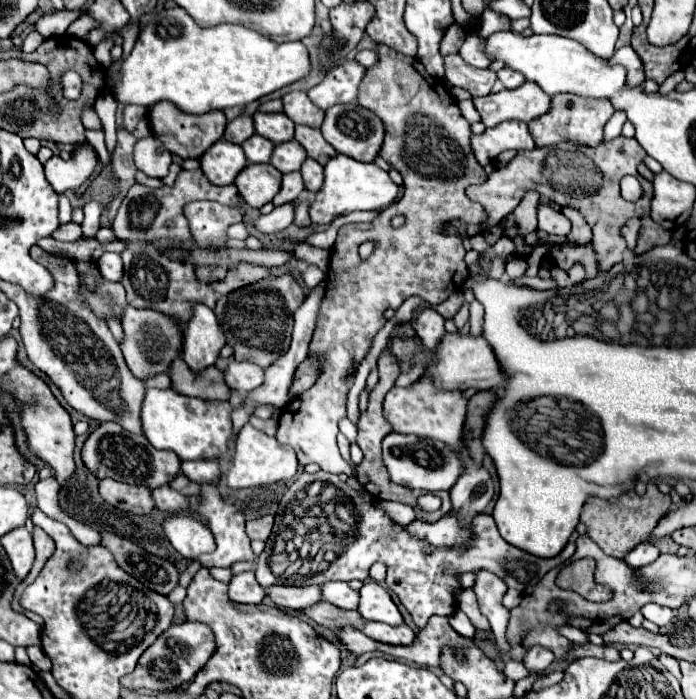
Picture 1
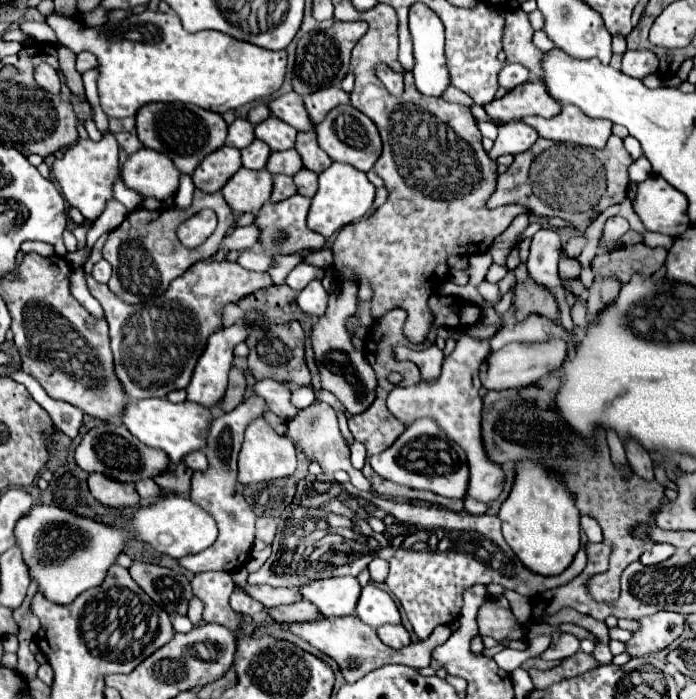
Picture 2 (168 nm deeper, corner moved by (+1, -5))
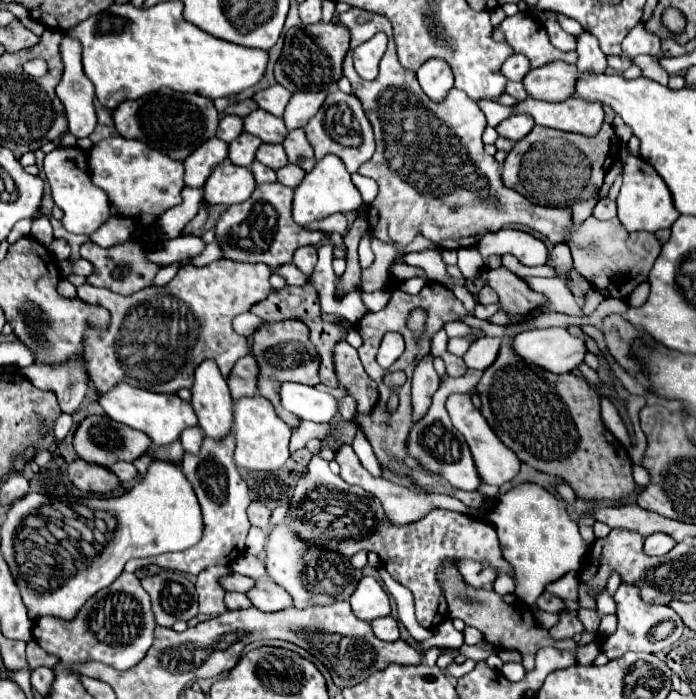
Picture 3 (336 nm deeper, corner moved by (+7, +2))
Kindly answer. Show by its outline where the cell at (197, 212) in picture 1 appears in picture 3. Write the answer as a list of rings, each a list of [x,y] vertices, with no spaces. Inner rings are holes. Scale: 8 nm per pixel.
[[[213,261],[207,267],[183,265],[165,287],[147,287],[129,297],[115,295],[109,289],[99,289],[87,283],[81,285],[77,289],[81,301],[85,301],[87,305],[105,307],[111,313],[111,321],[105,331],[99,331],[91,325],[83,335],[83,359],[87,361],[89,381],[99,393],[111,389],[115,381],[127,381],[135,387],[155,393],[177,393],[183,387],[191,389],[193,373],[205,359],[213,359],[223,379],[227,379],[233,365],[241,357],[251,353],[249,339],[237,335],[231,327],[231,321],[235,315],[245,313],[255,303],[267,299],[267,295],[273,291],[269,277],[271,271],[267,269],[267,265],[235,265],[231,261]]]

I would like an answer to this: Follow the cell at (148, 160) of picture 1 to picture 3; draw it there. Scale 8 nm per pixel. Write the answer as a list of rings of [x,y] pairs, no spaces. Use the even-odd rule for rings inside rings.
[[[119,135],[103,139],[89,149],[89,175],[93,185],[107,193],[109,203],[121,217],[161,217],[167,209],[181,203],[181,189],[185,187],[181,161],[143,145],[143,141],[125,139]]]

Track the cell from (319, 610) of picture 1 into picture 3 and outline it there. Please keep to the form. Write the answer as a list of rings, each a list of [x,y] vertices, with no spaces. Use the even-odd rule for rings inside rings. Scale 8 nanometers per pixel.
[[[267,579],[255,581],[255,585],[253,585],[253,589],[249,589],[247,597],[251,599],[253,607],[257,607],[259,611],[279,611],[279,609],[287,609],[293,605],[289,593],[283,591],[283,587],[275,585],[273,581],[267,581]]]

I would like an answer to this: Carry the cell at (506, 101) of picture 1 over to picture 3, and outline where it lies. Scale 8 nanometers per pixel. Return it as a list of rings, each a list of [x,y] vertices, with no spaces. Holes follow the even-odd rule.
[[[551,61],[549,65],[531,69],[523,79],[523,85],[533,99],[543,101],[565,101],[575,93],[579,71],[575,65],[565,61]]]

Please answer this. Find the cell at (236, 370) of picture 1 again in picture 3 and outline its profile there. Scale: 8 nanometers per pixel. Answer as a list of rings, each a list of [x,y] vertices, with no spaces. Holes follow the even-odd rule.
[[[301,383],[281,385],[281,401],[287,411],[315,423],[329,423],[339,413],[339,399]]]

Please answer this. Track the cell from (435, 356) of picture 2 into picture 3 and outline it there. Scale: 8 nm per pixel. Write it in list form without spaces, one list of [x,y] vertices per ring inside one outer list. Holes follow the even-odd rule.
[[[427,355],[419,361],[415,373],[413,373],[413,423],[417,423],[423,415],[427,415],[429,405],[431,405],[431,397],[437,391],[441,379],[433,369],[433,357]]]

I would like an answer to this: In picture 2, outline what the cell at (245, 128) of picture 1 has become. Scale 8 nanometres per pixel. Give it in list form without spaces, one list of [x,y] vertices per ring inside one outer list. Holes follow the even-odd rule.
[[[237,118],[231,126],[229,126],[229,134],[227,134],[227,144],[233,148],[245,148],[247,144],[251,144],[255,140],[253,134],[253,124],[249,120]]]

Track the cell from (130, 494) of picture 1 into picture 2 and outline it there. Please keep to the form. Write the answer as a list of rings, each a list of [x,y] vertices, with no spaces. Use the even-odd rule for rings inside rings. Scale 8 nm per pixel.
[[[89,474],[89,490],[101,504],[111,508],[129,508],[139,504],[135,484],[121,484],[99,474]]]

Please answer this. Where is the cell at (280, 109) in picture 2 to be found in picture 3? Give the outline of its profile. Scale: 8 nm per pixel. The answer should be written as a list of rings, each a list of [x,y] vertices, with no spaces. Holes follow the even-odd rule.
[[[275,83],[263,91],[257,91],[253,95],[253,101],[259,105],[259,109],[273,113],[275,117],[283,115],[283,109],[289,99],[291,99],[291,93],[287,89],[283,89],[283,85],[279,85],[279,83]]]

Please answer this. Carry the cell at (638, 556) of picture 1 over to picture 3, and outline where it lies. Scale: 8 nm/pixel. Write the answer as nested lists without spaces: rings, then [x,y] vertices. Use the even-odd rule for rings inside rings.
[[[653,533],[645,539],[645,553],[647,555],[665,555],[675,547],[675,539],[667,533]]]

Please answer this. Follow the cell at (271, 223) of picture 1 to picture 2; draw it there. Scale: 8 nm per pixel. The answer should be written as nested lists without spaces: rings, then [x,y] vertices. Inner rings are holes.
[[[249,224],[243,228],[235,228],[221,244],[221,248],[227,250],[241,250],[241,248],[251,248],[253,244],[257,244],[261,238],[261,228],[257,224]]]

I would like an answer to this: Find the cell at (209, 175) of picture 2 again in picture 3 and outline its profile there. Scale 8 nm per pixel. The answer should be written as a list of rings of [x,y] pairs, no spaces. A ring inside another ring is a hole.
[[[217,137],[205,141],[187,157],[185,163],[185,185],[187,187],[203,187],[207,177],[213,173],[213,169],[227,159],[227,143],[219,141]]]

